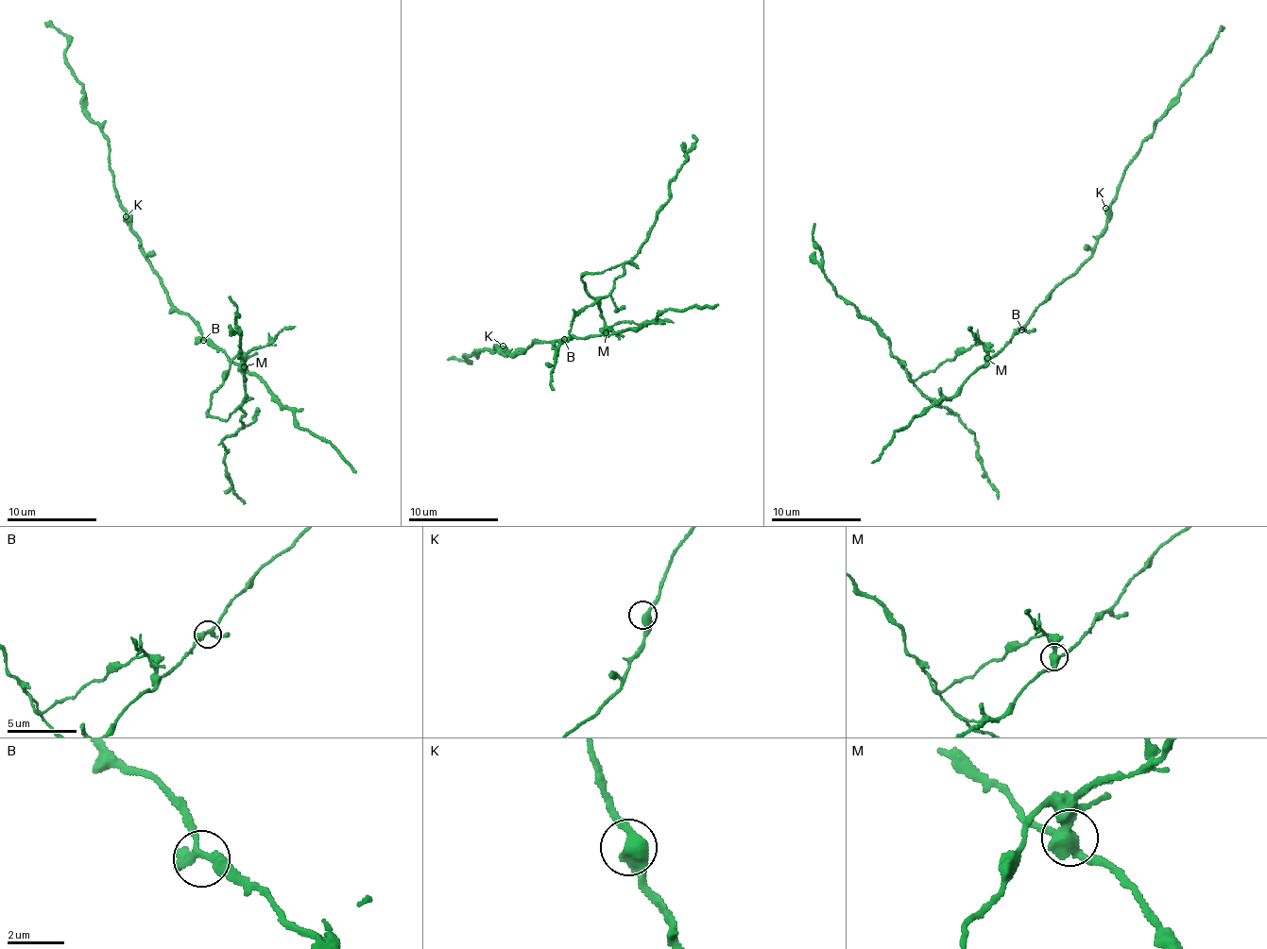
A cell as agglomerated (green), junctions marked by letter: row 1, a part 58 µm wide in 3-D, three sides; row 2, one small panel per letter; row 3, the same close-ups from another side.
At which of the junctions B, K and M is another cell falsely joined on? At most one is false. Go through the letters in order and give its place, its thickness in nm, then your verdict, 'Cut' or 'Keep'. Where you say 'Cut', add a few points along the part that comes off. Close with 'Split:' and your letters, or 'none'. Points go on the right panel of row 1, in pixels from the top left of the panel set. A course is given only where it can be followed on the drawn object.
B: Place: (1021, 330). Thickness 260 nm. Keep
K: Place: (1105, 208). Thickness 460 nm. Keep
M: Place: (987, 358). Thickness 400 nm. Cut. Course of the part to remove: (987, 358), (980, 342), (913, 380), (906, 367), (892, 355), (890, 340), (839, 296), (825, 275), (813, 223)
Split: M

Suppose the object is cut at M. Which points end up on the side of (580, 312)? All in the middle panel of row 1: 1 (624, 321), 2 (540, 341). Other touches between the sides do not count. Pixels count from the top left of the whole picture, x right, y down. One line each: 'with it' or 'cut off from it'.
1: with it
2: cut off from it

